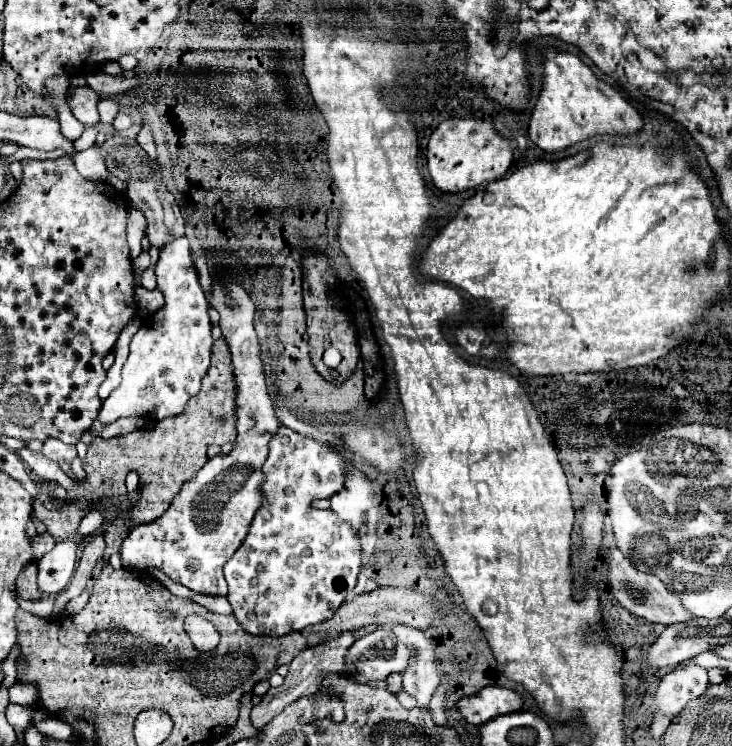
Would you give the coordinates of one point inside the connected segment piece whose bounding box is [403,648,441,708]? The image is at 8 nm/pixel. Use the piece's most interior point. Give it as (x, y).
(417, 680)

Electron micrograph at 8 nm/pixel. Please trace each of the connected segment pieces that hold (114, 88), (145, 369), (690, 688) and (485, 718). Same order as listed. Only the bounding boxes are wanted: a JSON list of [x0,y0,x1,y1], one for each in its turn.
[[87,71,144,95],[97,236,211,424],[651,664,709,720],[457,686,523,726]]

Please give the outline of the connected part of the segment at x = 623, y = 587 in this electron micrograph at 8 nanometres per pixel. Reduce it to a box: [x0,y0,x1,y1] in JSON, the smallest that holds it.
[605,546,695,624]

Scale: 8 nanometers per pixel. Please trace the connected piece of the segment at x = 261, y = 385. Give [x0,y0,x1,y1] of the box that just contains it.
[119,270,281,594]

